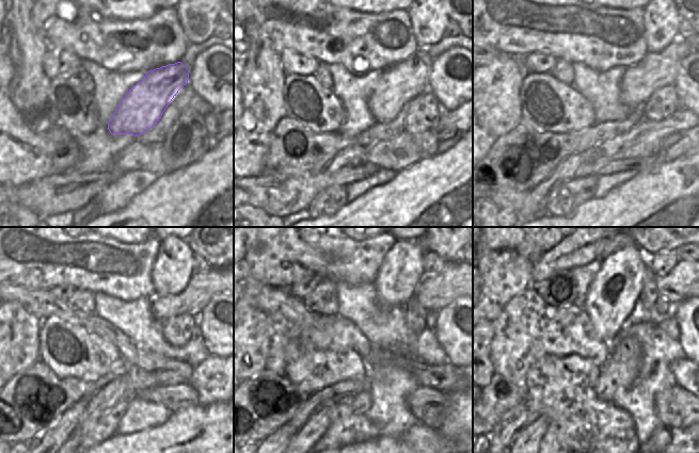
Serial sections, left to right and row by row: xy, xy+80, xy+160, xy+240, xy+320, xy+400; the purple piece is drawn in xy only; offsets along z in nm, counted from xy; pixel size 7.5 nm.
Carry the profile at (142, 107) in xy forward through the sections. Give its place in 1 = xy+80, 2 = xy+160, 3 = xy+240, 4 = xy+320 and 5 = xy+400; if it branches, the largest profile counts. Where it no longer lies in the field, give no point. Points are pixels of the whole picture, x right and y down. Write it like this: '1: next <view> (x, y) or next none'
1: next xy+80 (400, 83)
2: next xy+160 (655, 70)
3: next xy+240 (202, 287)
4: next xy+320 (433, 293)
5: next xy+400 (688, 278)

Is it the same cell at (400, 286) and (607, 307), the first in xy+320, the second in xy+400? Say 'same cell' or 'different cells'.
same cell

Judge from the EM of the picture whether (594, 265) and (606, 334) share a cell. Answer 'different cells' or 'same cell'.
different cells

